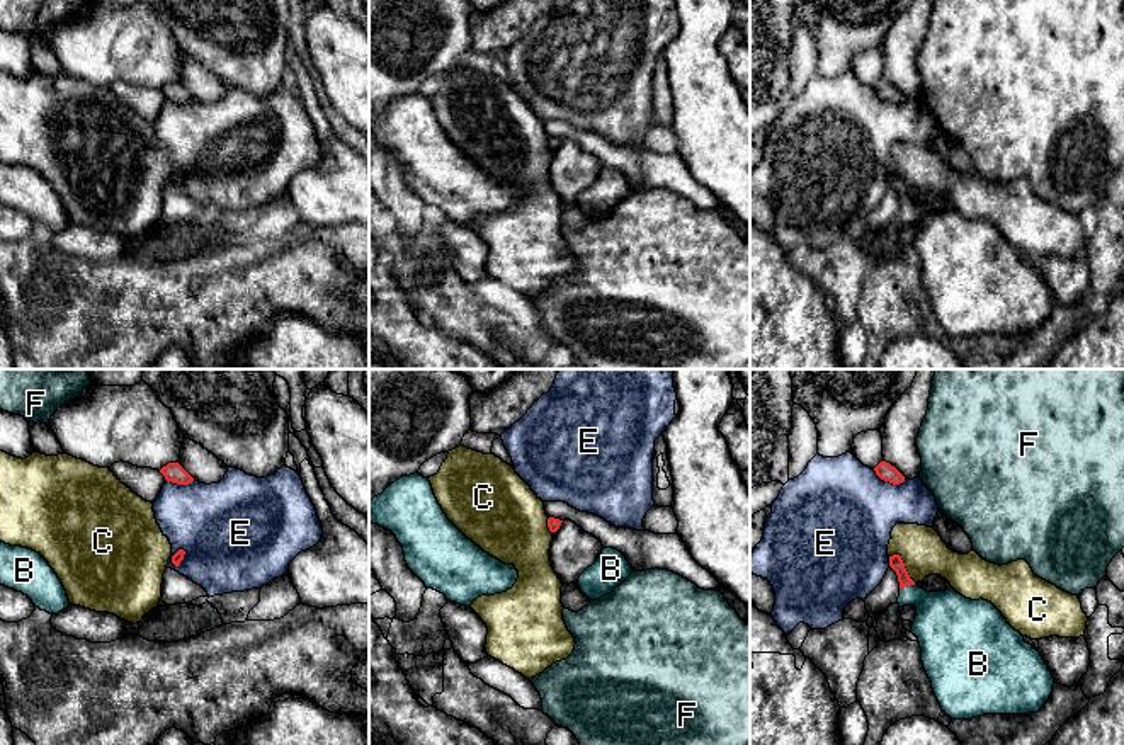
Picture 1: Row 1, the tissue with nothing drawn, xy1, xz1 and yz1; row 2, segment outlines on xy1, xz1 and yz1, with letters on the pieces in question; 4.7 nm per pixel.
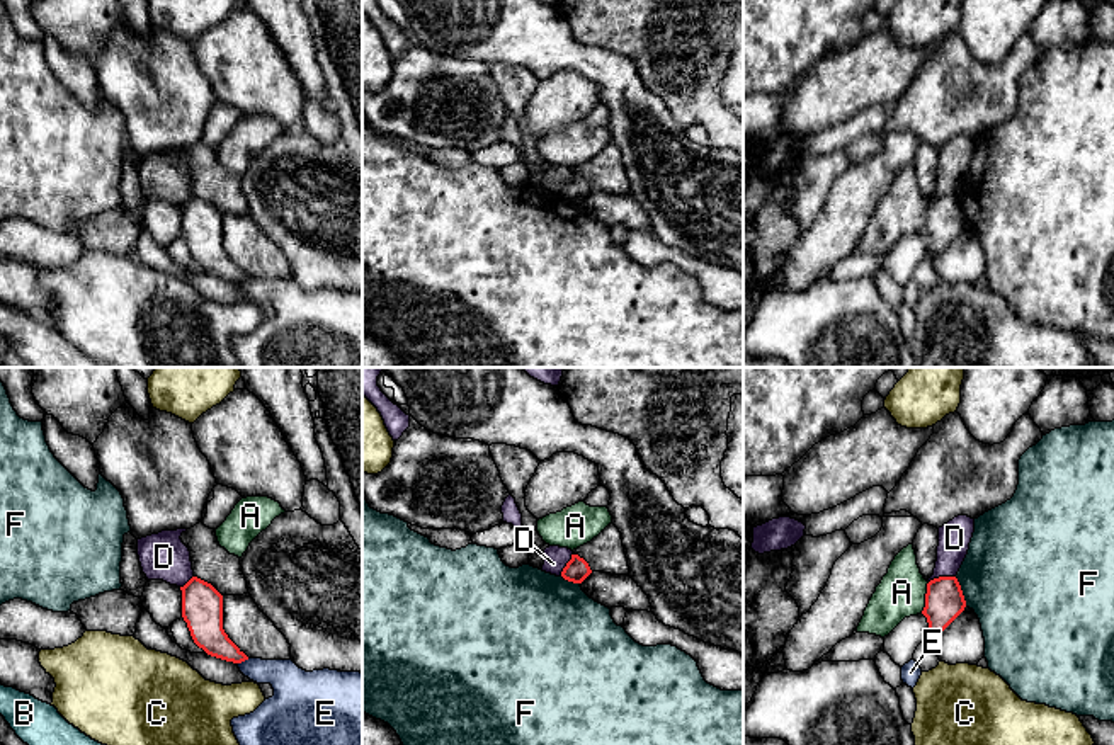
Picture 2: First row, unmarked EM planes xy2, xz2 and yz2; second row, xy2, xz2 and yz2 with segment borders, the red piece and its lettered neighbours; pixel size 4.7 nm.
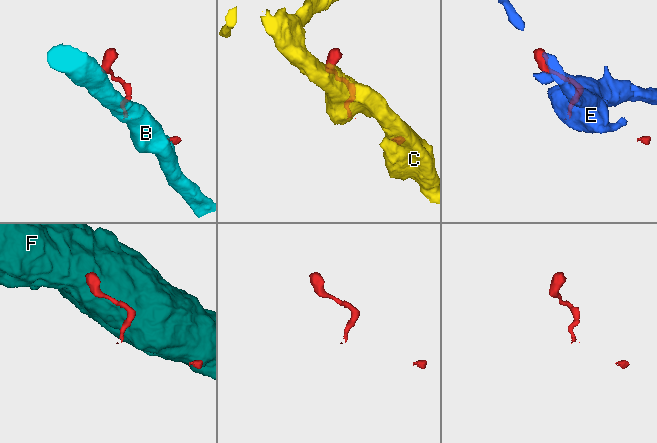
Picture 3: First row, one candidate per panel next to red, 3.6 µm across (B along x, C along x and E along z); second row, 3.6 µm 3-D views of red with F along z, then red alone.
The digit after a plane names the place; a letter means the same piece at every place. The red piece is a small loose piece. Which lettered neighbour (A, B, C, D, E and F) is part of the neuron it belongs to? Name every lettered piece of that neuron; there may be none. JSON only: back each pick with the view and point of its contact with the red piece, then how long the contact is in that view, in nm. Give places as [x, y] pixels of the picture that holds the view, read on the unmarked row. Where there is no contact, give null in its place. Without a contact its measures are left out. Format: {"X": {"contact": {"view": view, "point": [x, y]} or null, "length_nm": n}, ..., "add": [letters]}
{"B": {"contact": {"view": "yz1", "point": [907, 203]}, "length_nm": 90}, "add": ["B"]}

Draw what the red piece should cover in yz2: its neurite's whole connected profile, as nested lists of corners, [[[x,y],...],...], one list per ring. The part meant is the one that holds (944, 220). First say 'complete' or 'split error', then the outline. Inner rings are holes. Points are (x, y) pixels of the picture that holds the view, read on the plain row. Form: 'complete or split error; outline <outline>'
complete; outline [[[939,196],[927,202],[925,226],[922,233],[929,242],[929,259],[941,253],[966,226],[961,204],[956,196]]]

